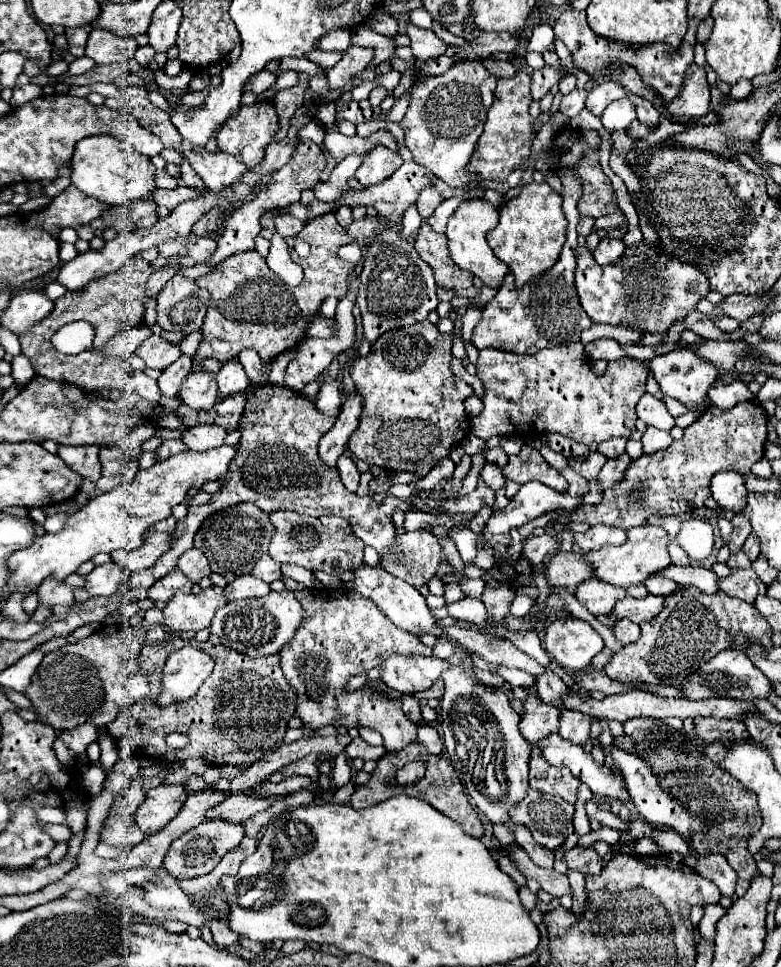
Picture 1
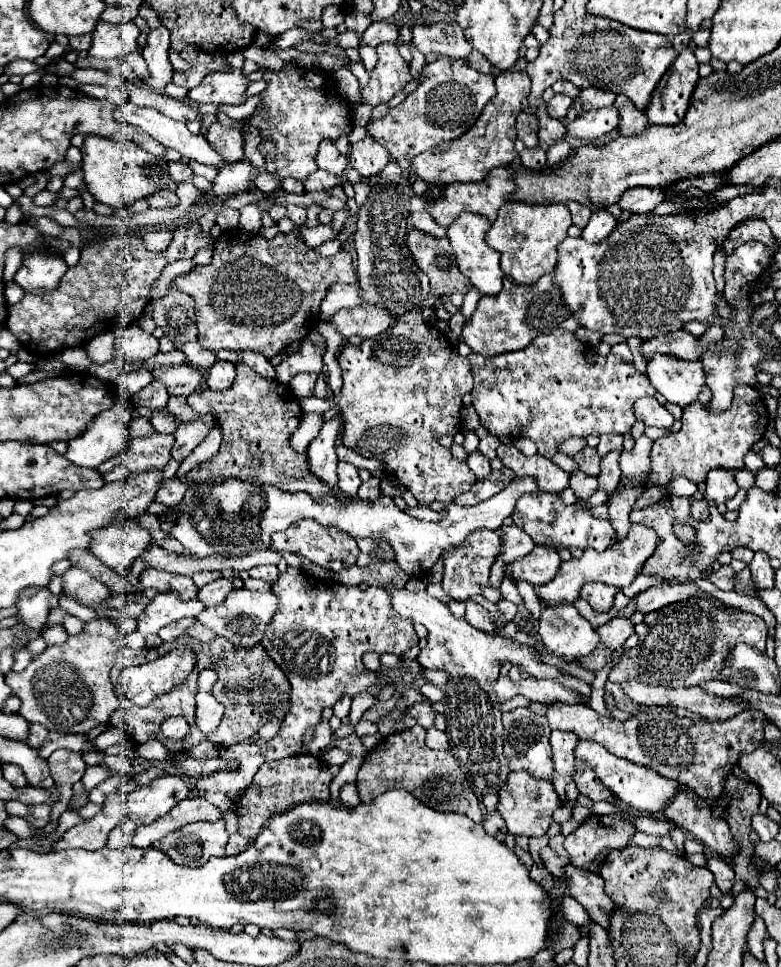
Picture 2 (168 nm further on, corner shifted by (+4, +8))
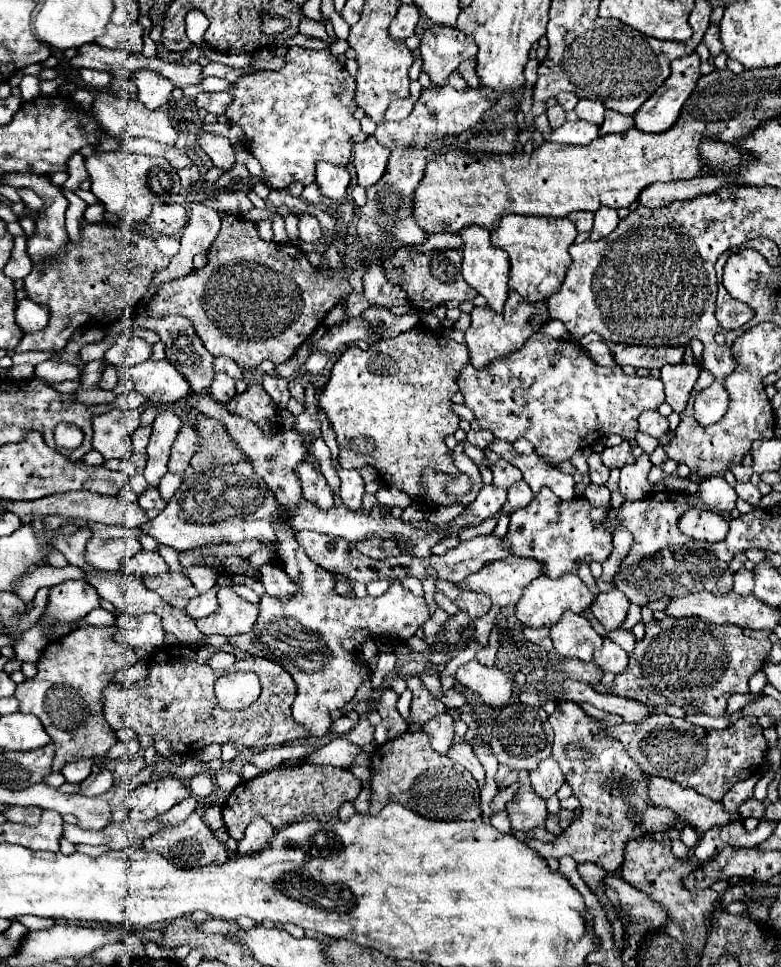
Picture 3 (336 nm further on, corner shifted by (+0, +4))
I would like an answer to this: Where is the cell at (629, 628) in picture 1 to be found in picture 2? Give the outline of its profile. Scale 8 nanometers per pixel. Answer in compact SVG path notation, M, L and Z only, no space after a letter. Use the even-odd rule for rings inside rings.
M612 619L608 621L606 625L598 627L596 629L598 635L600 635L600 641L610 649L610 651L616 651L620 649L626 639L634 633L634 623L630 619Z

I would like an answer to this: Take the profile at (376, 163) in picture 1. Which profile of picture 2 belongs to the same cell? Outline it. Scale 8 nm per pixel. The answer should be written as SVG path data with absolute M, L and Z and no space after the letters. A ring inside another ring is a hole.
M370 135L354 143L348 157L350 157L352 167L360 173L360 177L378 175L386 167L386 163L392 159L388 157L388 151L384 151L384 147L376 143L376 139L372 139Z

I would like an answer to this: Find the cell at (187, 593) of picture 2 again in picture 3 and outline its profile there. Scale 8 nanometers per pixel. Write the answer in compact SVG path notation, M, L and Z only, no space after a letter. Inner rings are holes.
M164 573L164 575L144 575L144 585L152 591L156 591L166 603L172 603L174 607L184 609L192 597L198 597L196 587L192 581L182 573Z

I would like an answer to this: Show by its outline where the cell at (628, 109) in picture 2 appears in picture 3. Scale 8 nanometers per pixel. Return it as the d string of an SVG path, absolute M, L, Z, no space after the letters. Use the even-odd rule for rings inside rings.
M606 111L606 119L600 125L600 133L626 133L628 129L634 127L634 119L630 115L620 115L618 111Z

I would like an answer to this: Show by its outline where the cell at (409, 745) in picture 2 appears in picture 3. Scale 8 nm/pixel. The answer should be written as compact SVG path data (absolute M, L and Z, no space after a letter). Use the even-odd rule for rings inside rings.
M424 731L418 733L404 733L404 737L396 737L396 739L388 739L384 745L378 745L376 751L370 757L370 769L372 769L372 779L370 779L370 815L378 815L380 809L386 803L402 803L404 807L416 811L422 817L428 819L438 819L438 821L474 821L480 817L480 787L478 783L472 779L472 775L460 767L458 763L454 763L452 759L432 751L428 737Z

